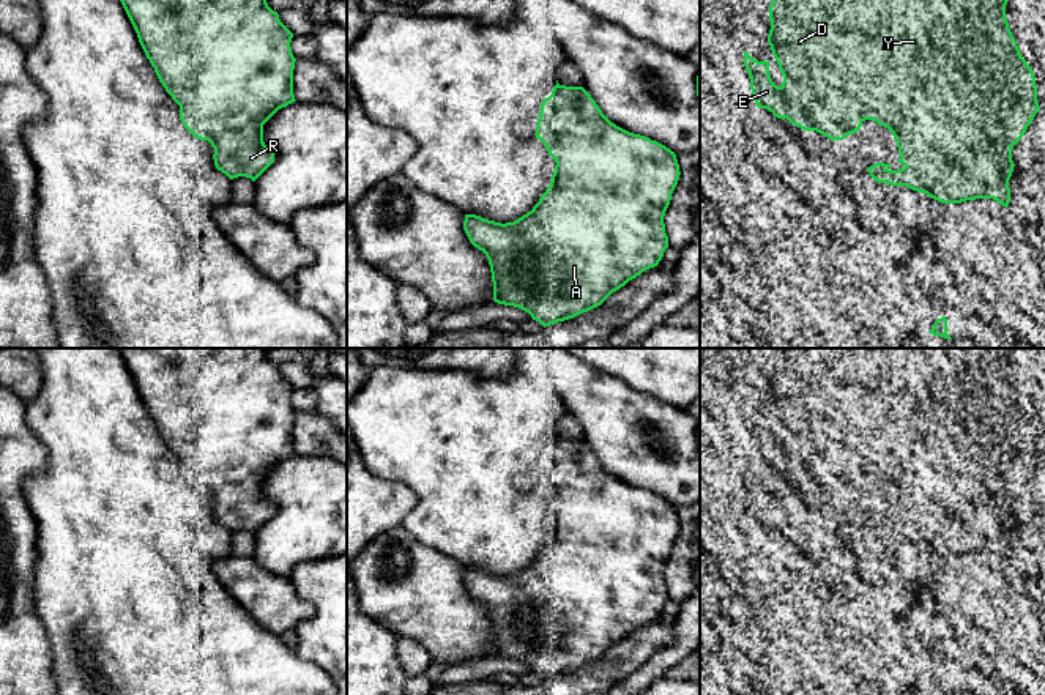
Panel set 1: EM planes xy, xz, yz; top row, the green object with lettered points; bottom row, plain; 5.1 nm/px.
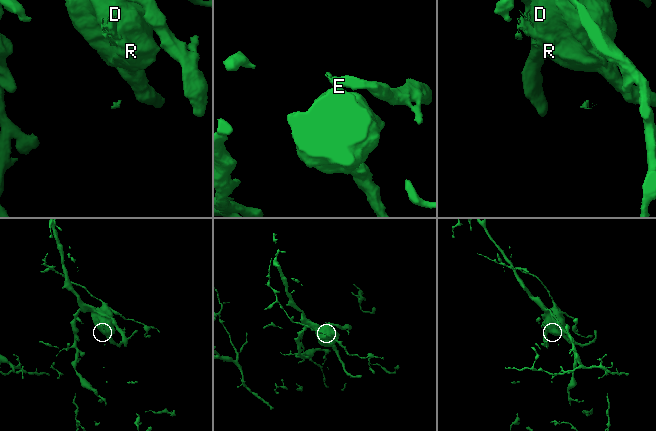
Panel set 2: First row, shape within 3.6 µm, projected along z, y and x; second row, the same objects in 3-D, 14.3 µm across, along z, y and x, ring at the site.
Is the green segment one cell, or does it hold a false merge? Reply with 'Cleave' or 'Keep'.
Cleave

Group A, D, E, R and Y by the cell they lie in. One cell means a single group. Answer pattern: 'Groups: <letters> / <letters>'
Groups: A D R Y / E

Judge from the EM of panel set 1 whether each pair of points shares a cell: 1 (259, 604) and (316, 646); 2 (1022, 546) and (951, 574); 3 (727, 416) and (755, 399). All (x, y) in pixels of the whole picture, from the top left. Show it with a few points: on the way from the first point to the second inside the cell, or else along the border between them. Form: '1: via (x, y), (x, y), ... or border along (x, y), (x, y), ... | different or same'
1: border along (298, 593), (314, 609), (314, 613), (293, 629) | different
2: border along (1006, 561), (1011, 571) | different
3: border along (722, 379), (746, 402) | different

